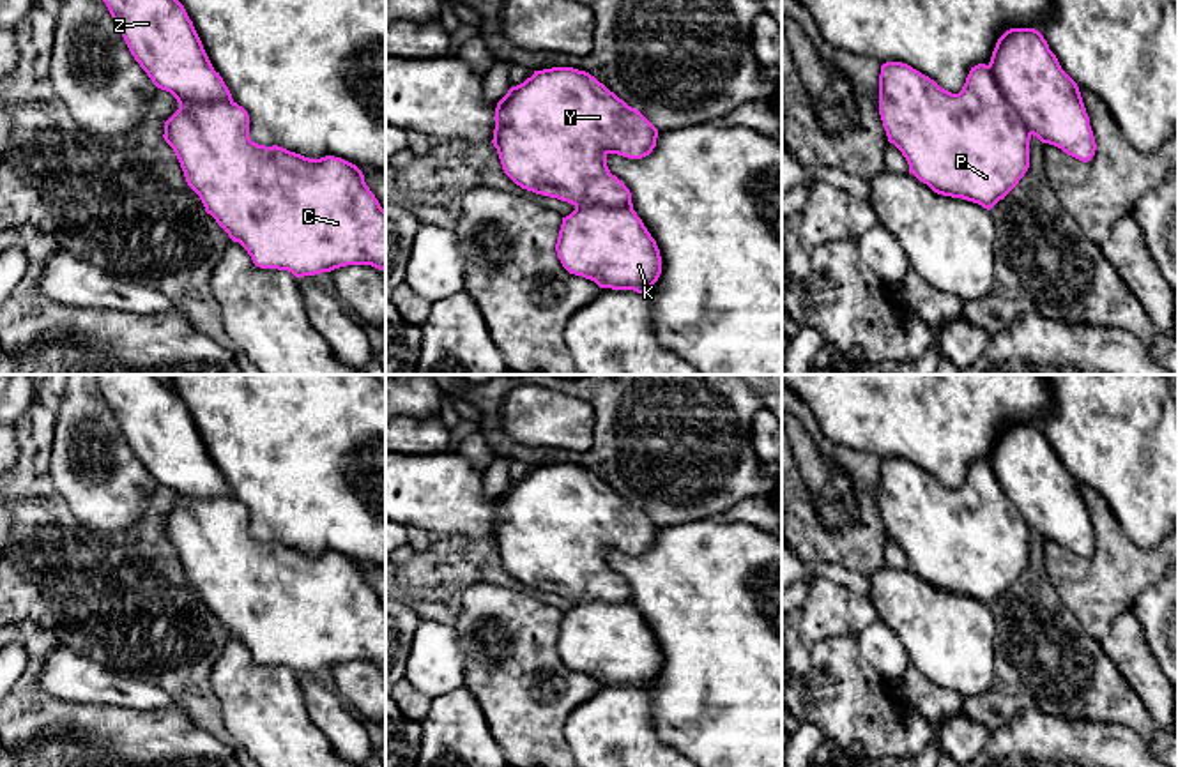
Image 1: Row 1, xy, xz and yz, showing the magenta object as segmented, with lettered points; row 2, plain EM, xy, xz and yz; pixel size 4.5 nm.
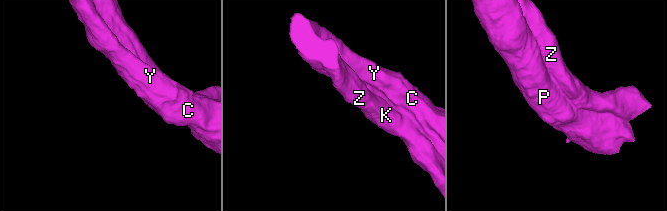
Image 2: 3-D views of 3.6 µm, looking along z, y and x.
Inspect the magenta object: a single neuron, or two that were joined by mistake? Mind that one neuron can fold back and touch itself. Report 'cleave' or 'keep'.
keep

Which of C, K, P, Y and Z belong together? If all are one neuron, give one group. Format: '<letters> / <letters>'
C K P Y Z

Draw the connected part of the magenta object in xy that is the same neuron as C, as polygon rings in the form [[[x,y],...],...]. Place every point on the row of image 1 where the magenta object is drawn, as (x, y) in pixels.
[[[103,0],[103,2],[106,4],[113,21],[120,28],[122,37],[134,60],[140,64],[140,67],[147,72],[147,76],[157,88],[170,92],[179,103],[179,110],[164,122],[163,138],[173,148],[187,186],[200,196],[205,212],[216,219],[216,223],[228,233],[228,237],[233,242],[239,242],[248,251],[256,267],[288,270],[295,277],[331,272],[334,269],[347,265],[371,265],[379,270],[386,269],[386,210],[380,207],[379,200],[366,186],[364,175],[356,164],[334,156],[310,159],[278,145],[265,147],[255,143],[249,138],[248,111],[232,99],[232,94],[225,85],[223,78],[219,76],[219,72],[214,71],[203,49],[203,44],[193,27],[193,21],[189,19],[184,5],[179,0]]]

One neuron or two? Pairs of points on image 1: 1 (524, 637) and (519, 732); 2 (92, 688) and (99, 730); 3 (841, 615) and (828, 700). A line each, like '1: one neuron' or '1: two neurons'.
1: one neuron
2: two neurons
3: two neurons

